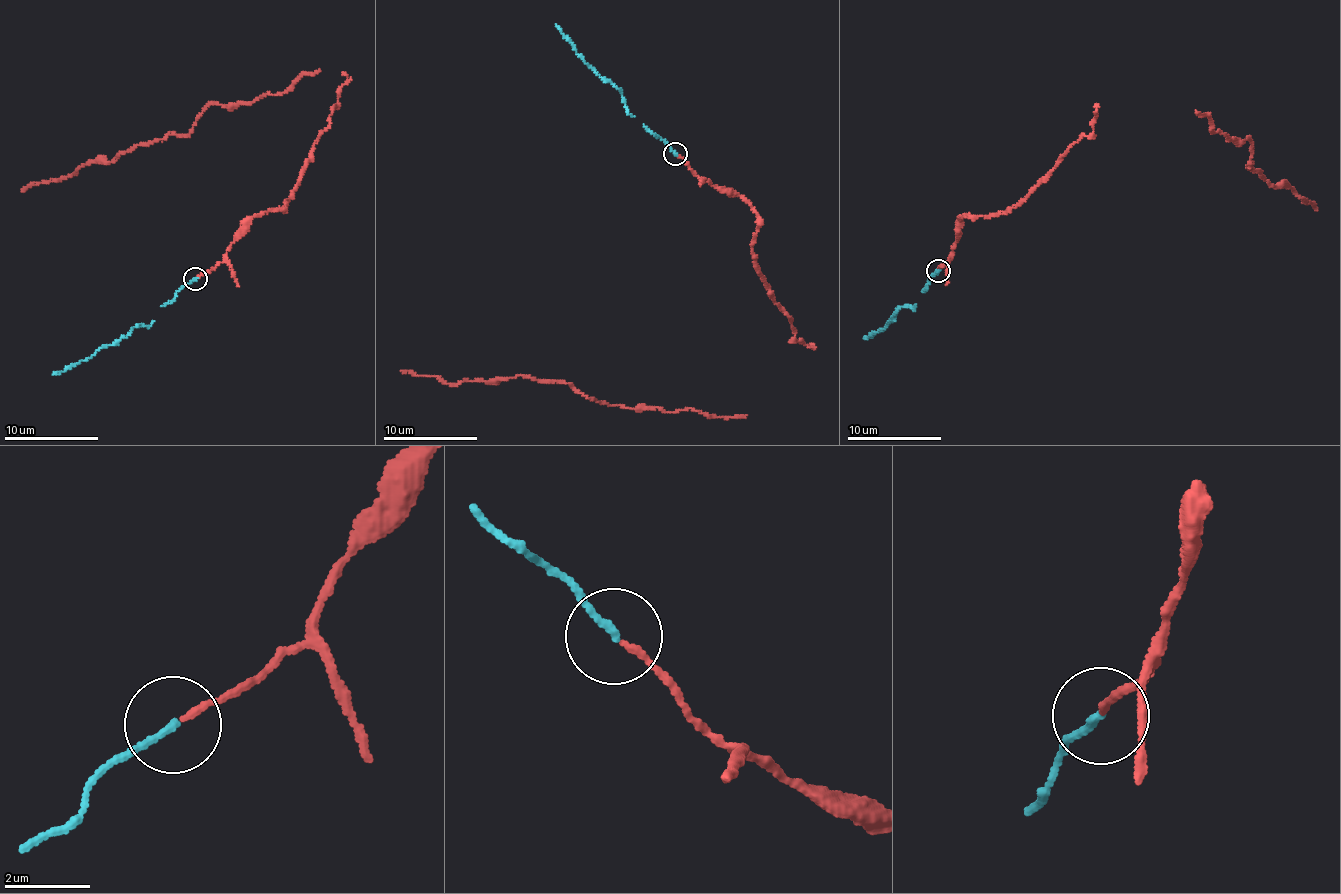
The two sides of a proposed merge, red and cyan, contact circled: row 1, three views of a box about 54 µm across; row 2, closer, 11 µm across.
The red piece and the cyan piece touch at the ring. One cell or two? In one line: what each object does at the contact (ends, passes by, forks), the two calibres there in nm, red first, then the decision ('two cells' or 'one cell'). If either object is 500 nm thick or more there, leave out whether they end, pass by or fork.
red ends | cyan ends | 150/160 nm | one cell

